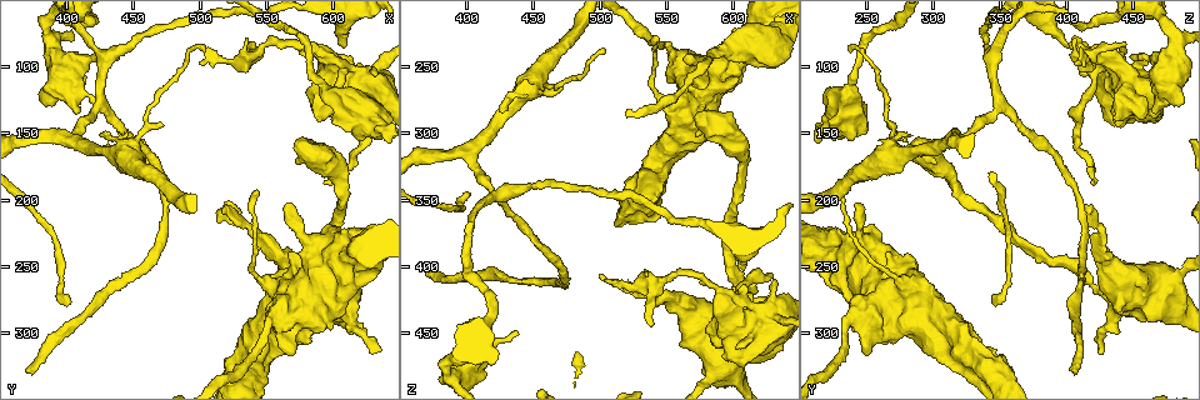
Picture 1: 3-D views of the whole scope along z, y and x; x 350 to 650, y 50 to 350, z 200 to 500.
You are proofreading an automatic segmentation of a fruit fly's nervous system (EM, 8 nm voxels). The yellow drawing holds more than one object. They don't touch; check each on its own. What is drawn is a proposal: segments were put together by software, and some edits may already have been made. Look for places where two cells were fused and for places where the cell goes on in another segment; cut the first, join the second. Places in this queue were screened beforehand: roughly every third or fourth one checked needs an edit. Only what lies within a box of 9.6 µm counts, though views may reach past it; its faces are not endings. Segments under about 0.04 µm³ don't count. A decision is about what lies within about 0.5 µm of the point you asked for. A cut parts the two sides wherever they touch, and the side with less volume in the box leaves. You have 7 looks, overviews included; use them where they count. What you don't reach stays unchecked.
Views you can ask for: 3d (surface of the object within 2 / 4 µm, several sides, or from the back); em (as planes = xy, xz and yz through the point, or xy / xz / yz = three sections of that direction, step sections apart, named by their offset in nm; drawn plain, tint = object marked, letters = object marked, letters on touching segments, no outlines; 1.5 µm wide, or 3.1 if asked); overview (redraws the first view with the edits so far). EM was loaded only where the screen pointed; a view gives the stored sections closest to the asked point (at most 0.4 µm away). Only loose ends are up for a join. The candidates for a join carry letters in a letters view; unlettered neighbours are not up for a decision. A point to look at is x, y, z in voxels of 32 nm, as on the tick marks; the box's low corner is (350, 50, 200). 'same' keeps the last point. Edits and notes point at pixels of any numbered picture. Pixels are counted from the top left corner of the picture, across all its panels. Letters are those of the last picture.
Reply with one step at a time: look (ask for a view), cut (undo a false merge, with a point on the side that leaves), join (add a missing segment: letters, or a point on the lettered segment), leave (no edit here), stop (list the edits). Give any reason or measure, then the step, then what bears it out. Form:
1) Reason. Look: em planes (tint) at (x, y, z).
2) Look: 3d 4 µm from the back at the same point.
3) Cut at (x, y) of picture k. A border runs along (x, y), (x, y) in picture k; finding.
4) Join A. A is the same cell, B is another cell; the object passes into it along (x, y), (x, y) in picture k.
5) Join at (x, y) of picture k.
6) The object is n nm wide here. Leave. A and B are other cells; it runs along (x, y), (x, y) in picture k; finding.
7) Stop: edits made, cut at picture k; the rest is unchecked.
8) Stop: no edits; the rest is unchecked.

Sudden change in width. Look: em xz step 8 (tint) at (552, 290, 234).

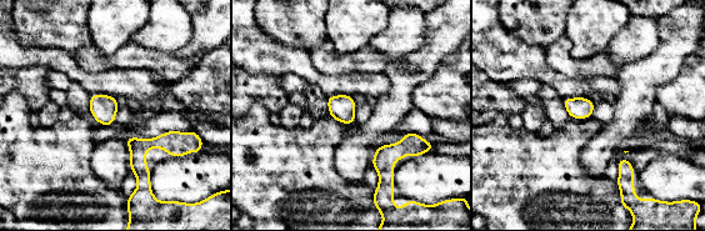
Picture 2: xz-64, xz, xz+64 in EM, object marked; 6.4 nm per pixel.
Look: em planes (letters) at the same point.

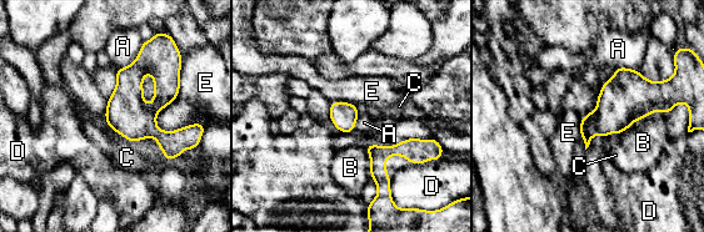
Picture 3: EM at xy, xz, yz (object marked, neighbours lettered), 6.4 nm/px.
Leave. A, B, C, D and E are other cells; a border runs along (143, 41), (136, 58), (118, 69) in picture 3; all the same cell.

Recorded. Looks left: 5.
Arms part here. Look: 3d 2 µm at (404, 154, 316).

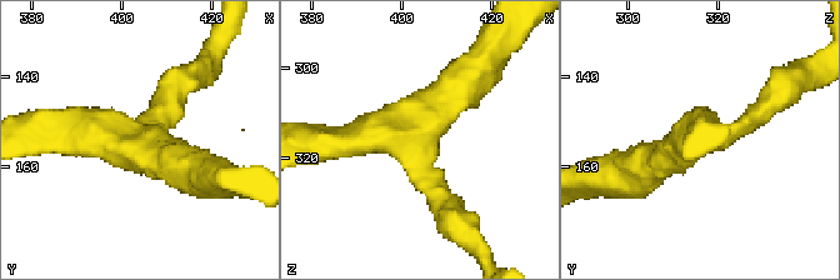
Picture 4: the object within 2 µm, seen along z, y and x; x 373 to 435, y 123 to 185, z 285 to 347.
3 arms meet here; the arms are 220, 220, 280 nm wide; need the tissue. Look: em planes (plain) at (403, 155, 318).

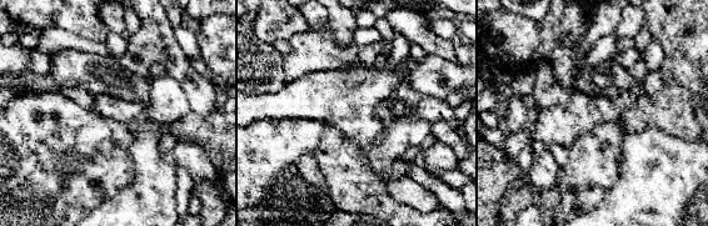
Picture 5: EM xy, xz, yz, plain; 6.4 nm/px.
What lies round it. Look: em planes (letters) at the same point.

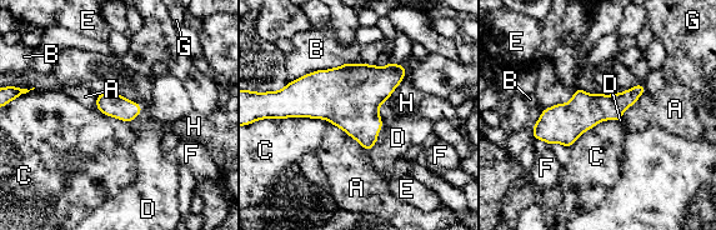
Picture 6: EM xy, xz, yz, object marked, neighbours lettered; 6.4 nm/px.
Leave. A, B, C, D, E, F, G and H are other cells; it runs along (641, 88), (535, 134) in picture 6; all the same cell.

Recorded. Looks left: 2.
Thick turns thin. Look: 3d 4 µm at (596, 118, 238).

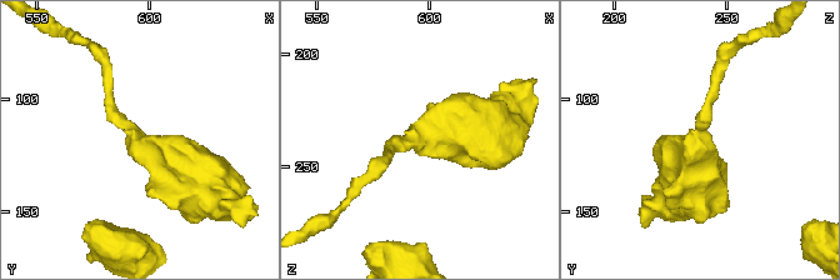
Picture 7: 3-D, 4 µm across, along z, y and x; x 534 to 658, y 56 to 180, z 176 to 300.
Need the tissue. Look: em 3.1 µm xy step 8 (letters) at (595, 121, 237).

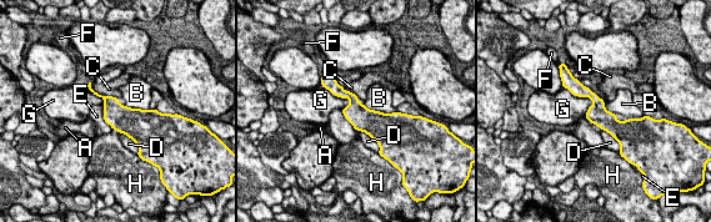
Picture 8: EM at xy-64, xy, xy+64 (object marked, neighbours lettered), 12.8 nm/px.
The longest contact is with B, 420 nm. Leave. A, B, C, D, E, F, G and H are other cells; it runs along (574, 90), (630, 125) in picture 8; one cell here.

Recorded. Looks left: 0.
Stop: no edits; the rest is unchecked.

